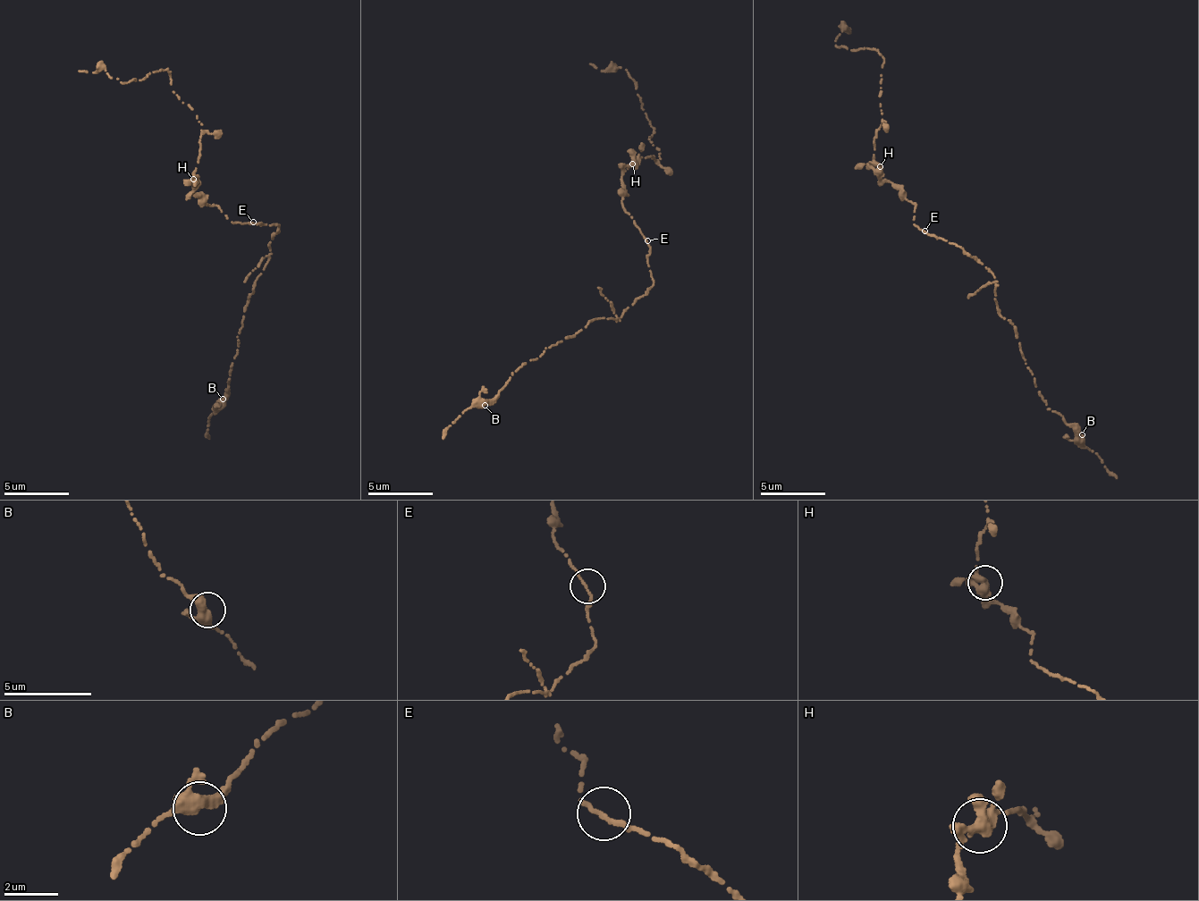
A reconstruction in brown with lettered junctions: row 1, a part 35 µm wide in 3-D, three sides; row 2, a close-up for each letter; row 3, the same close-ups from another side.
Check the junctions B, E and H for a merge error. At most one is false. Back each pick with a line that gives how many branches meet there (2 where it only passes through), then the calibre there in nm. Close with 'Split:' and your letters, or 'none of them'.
Split: none of them

